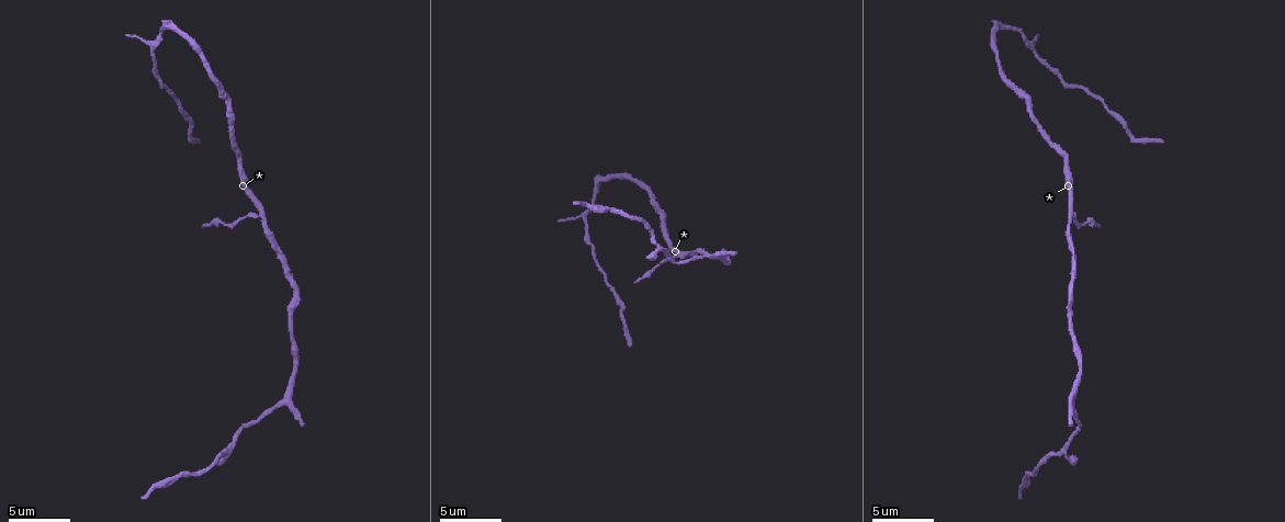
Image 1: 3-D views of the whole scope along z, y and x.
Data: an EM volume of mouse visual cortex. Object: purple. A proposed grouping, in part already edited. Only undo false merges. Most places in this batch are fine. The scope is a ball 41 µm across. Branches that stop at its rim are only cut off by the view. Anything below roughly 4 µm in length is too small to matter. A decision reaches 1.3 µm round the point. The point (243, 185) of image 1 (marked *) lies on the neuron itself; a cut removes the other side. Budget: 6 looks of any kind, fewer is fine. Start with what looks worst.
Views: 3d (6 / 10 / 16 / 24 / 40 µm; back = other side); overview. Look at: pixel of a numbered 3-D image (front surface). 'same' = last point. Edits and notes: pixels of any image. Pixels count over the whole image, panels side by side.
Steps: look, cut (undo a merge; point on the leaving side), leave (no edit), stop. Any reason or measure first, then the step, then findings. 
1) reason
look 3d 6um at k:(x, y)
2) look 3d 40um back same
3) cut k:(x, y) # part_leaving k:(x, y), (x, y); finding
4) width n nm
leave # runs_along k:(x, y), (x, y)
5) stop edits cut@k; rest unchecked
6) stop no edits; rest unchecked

side arm on a straight run
look 3d 10um at 1:(259, 216)

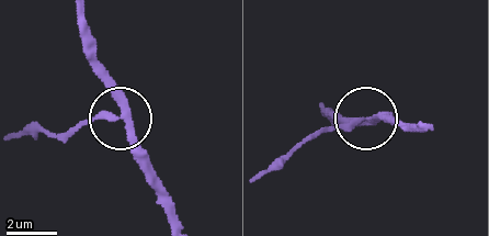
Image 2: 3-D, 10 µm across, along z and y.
width 280 nm
cut 2:(89, 118) # two neurons meet here

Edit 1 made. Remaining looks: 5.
look overview

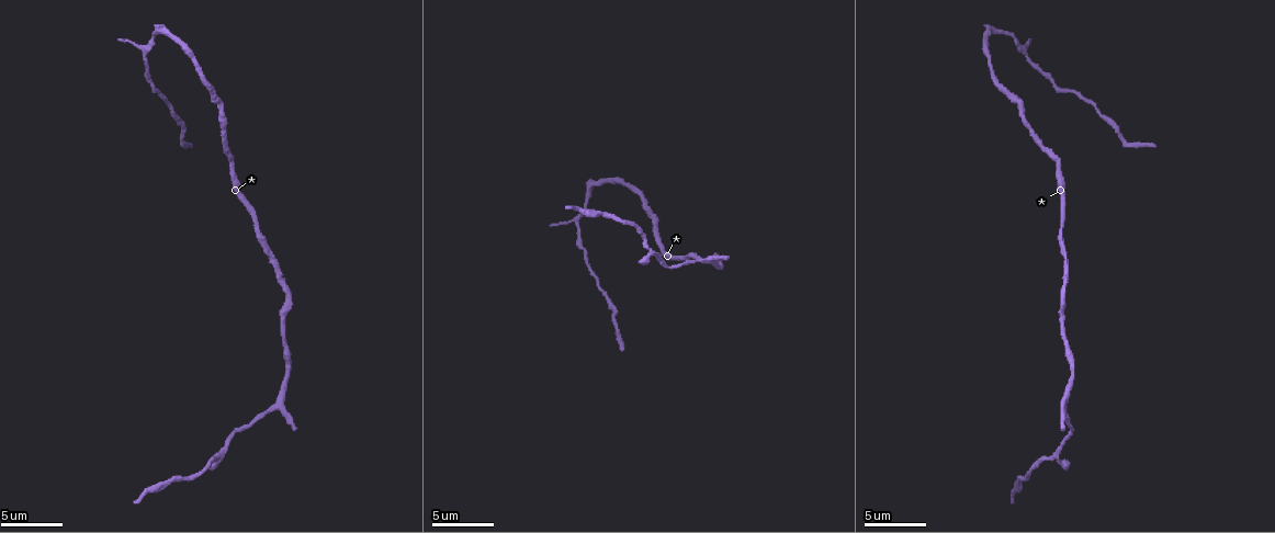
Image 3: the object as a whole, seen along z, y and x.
thick turns thin
look 3d 16um at 3:(290, 295)

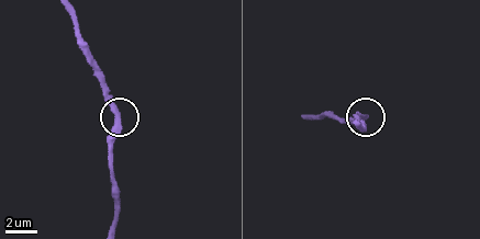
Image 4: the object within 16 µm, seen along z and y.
other side
look 3d 16um back at 4:(115, 116)

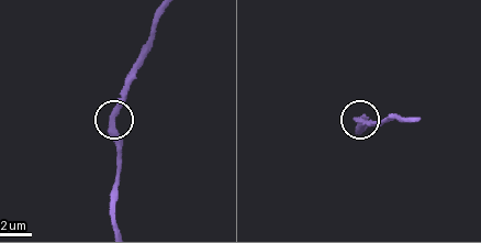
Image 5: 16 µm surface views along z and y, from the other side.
leave # all the same neuron

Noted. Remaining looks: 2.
look 3d 6um at 3:(640, 196)

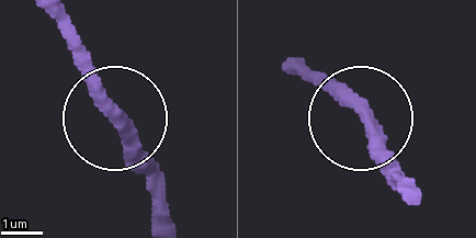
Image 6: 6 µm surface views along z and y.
leave # continuous, no second neuron

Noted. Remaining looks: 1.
stop edits cut@2; rest unchecked

